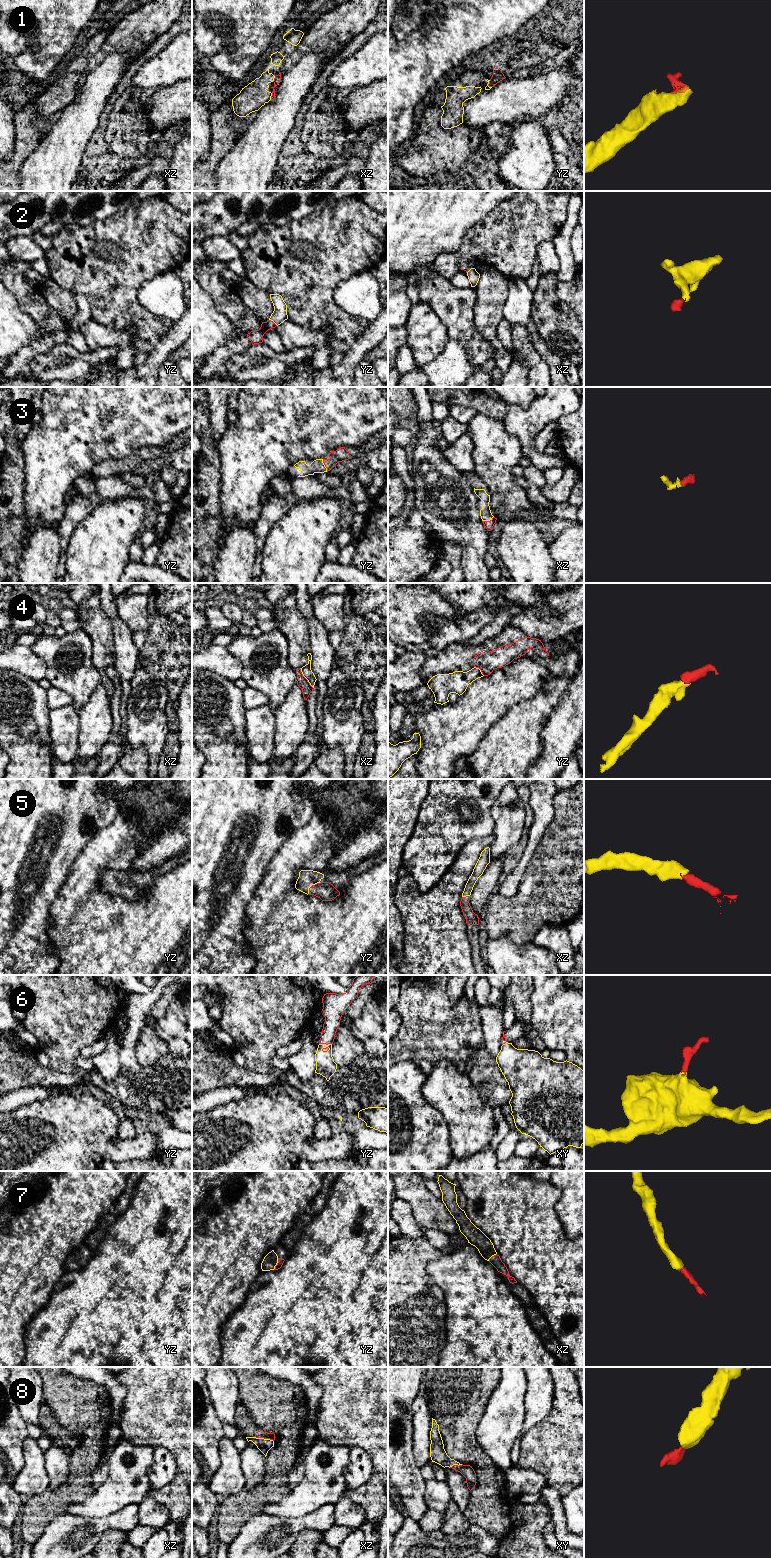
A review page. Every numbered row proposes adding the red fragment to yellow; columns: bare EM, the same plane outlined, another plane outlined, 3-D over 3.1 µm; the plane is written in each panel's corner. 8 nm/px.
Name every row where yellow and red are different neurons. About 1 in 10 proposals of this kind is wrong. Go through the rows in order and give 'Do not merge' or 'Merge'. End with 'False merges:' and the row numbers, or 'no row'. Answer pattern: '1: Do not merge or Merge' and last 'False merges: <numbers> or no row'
1: Do not merge
2: Merge
3: Merge
4: Do not merge
5: Merge
6: Merge
7: Merge
8: Merge
False merges: 1, 4

